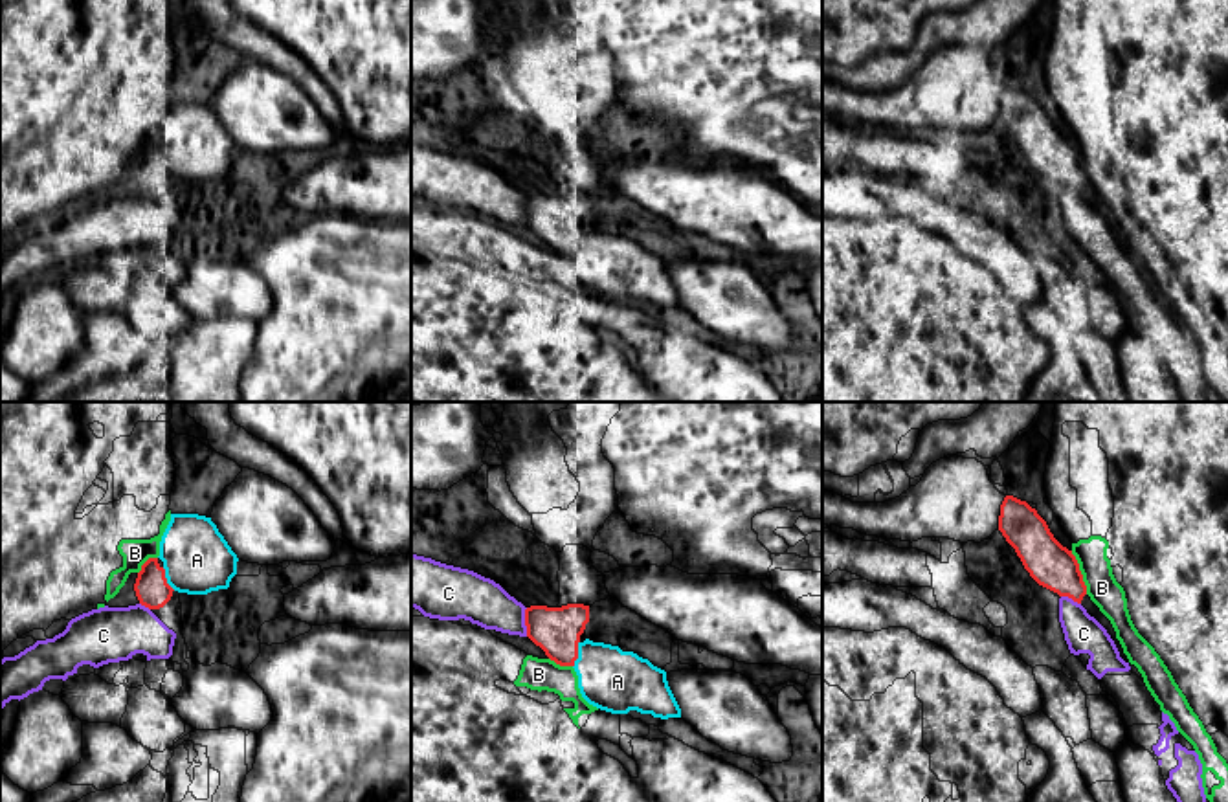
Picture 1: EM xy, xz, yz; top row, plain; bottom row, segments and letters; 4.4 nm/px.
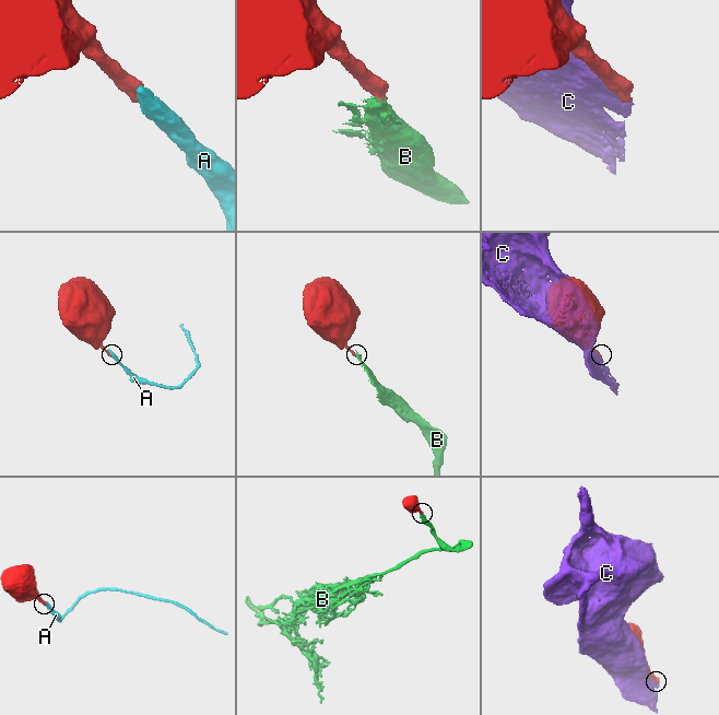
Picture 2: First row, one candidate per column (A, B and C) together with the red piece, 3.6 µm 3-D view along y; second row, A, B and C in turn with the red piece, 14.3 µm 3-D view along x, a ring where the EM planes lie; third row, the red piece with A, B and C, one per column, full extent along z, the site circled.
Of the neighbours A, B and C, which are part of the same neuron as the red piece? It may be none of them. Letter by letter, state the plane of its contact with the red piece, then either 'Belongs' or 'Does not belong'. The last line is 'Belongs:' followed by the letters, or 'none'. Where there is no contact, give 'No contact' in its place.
A: Touches red in xz. Belongs
B: Touches red in yz. Does not belong
C: Touches red in xz. Does not belong
Belongs: A

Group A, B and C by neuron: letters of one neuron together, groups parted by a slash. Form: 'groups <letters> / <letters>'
groups A / B C

